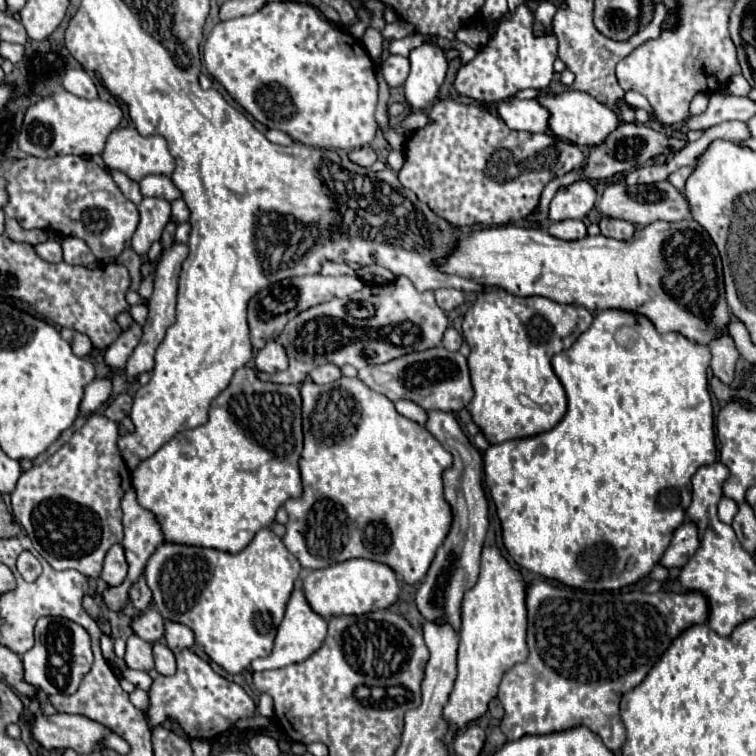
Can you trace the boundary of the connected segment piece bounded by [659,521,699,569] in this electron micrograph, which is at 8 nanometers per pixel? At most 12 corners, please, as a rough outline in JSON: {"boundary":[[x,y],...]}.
{"boundary":[[683,523],[659,559],[665,569],[683,567],[697,551],[693,523]]}

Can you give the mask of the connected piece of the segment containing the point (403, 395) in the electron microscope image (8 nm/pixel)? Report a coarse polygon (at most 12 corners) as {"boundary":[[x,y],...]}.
{"boundary":[[443,347],[359,369],[391,401],[461,411],[467,359]]}

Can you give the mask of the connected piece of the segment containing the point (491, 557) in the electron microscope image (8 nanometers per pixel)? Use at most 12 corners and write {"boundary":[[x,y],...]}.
{"boundary":[[495,545],[463,595],[447,741],[527,659],[527,583]]}

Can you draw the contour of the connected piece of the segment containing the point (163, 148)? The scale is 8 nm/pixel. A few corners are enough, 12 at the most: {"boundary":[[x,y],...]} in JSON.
{"boundary":[[135,127],[107,137],[103,161],[133,181],[167,175],[175,161],[161,135]]}

